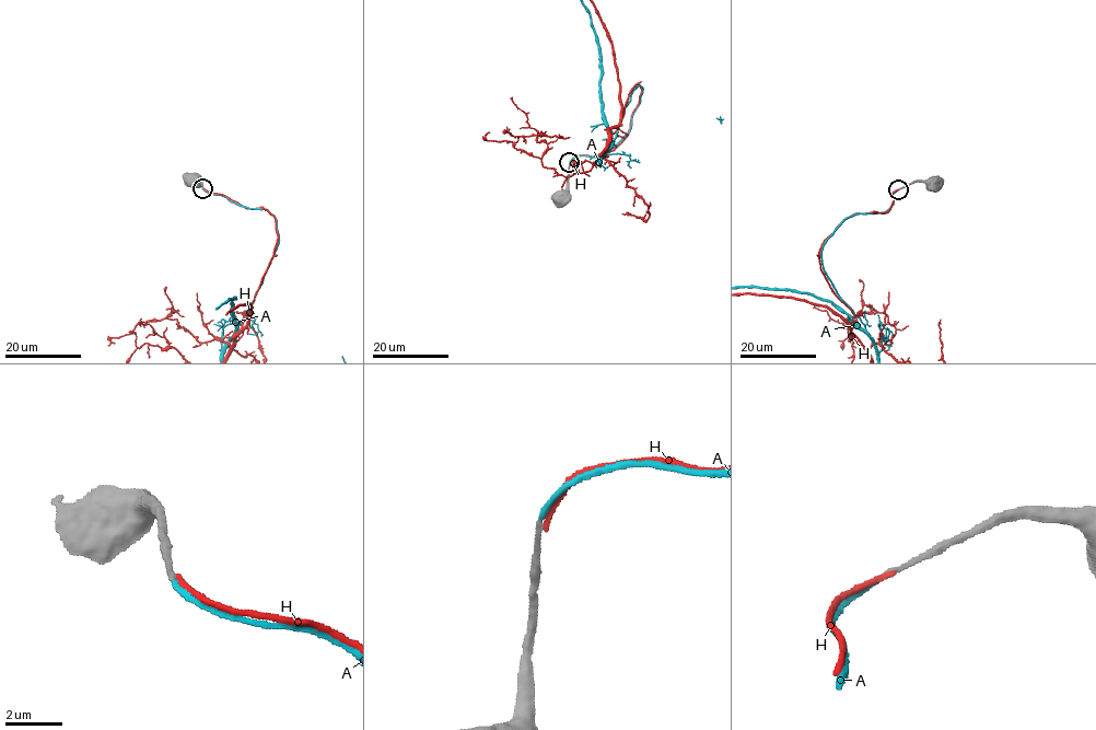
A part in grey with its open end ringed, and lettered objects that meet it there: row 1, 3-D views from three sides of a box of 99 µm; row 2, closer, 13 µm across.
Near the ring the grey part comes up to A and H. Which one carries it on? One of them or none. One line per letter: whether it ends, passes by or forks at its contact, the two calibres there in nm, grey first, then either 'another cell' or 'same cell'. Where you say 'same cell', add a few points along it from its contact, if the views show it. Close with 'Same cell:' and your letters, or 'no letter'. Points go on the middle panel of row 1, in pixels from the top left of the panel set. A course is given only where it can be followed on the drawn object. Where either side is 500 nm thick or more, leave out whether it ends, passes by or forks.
A: it ends | 170/180 nm | same cell
H: it ends | 190/190 nm | another cell
Same cell: A

